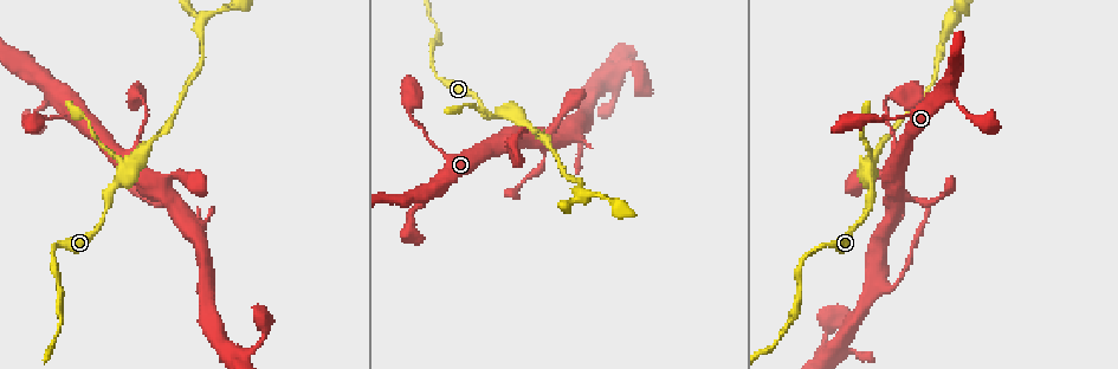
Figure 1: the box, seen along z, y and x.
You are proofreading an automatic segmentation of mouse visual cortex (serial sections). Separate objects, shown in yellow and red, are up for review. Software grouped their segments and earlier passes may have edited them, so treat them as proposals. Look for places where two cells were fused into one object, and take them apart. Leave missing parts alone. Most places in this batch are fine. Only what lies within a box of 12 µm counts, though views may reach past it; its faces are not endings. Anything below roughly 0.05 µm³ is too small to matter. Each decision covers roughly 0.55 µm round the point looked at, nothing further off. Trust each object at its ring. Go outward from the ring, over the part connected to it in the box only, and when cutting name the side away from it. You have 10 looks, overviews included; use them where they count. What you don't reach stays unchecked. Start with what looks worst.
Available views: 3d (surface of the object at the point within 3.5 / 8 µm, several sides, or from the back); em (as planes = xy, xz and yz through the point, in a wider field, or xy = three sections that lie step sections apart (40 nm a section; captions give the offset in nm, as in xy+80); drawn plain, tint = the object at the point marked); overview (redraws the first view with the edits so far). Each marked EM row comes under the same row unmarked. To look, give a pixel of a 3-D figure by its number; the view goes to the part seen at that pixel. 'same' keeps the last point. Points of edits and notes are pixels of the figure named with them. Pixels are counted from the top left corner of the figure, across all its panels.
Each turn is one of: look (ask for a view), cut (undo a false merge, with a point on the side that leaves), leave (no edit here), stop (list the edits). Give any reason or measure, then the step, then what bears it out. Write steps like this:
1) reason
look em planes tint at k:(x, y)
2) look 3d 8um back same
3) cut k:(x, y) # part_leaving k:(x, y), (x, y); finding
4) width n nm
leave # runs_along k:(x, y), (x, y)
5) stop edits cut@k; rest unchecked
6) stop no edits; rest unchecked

three-way junction
look 3d 3.5um at 1:(208, 286)

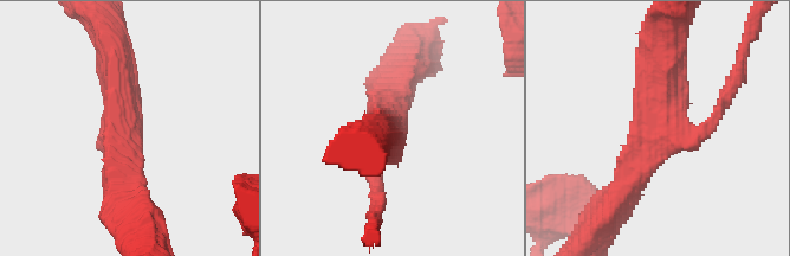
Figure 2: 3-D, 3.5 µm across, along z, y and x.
arms 3; arm_widths 200, 450, 500 nm; need the tissue
look em xy step 1 tint at 2:(119, 130)

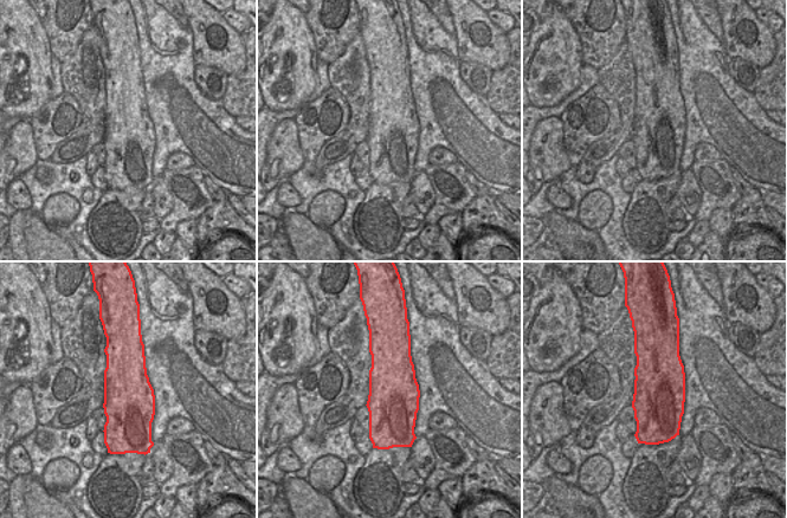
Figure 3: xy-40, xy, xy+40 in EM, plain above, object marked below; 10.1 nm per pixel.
cut 2:(724, 97) # part_leaving 2:(679, 134), (716, 119), (745, 50); two cells meet here

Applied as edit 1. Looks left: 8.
redraw
look overview

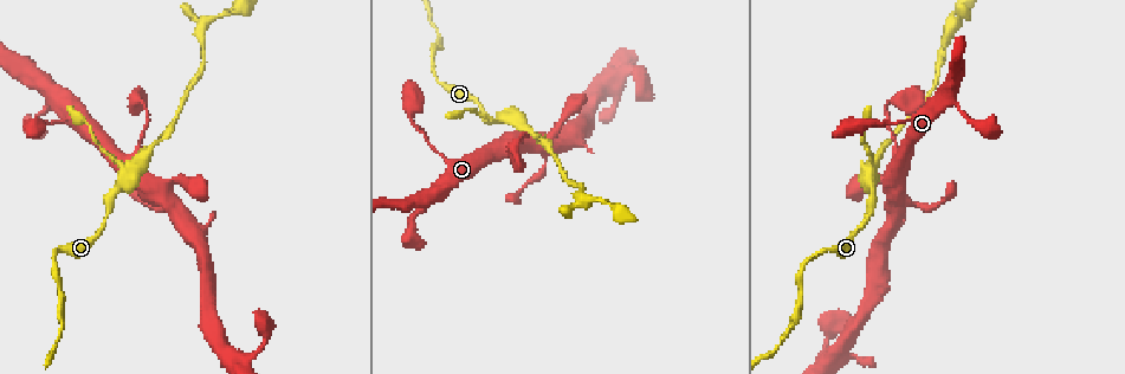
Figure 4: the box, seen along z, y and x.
branch point
look 3d 3.5um at 4:(869, 180)

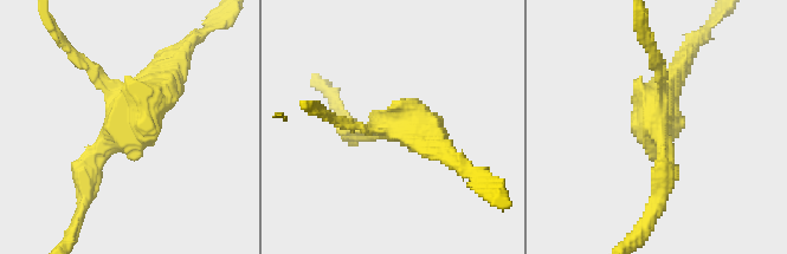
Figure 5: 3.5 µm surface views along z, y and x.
look em planes tint at 5:(399, 124)

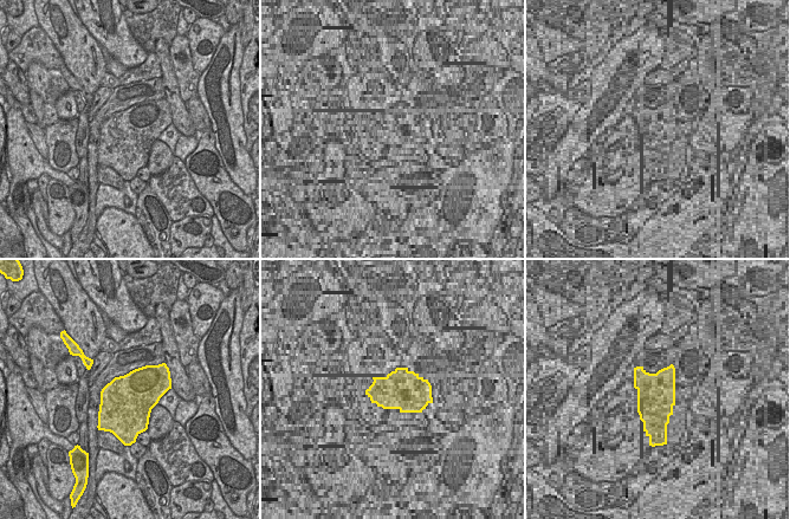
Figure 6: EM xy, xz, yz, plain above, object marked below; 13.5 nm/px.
arm_widths 100, 300, 350 nm
leave # runs_along 5:(84, 182), (179, 59); one cell here

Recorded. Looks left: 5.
thick turns thin
look 3d 3.5um at 4:(91, 128)

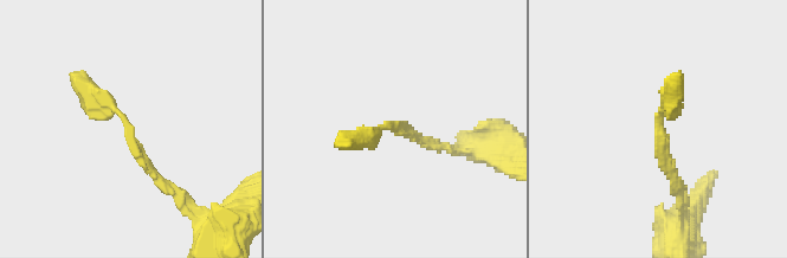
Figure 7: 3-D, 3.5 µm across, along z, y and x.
look em xy step 5 tint at 7:(392, 124)

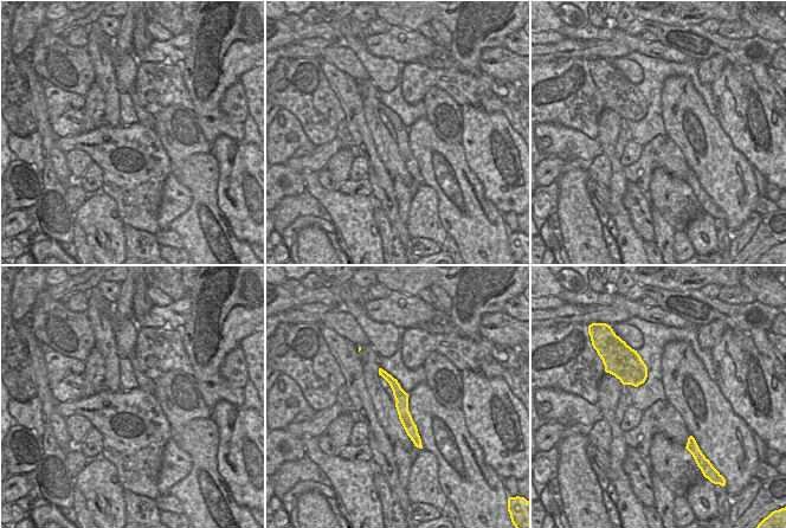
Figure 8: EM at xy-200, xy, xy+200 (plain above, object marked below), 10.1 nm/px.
leave # runs_along 7:(167, 188), (123, 116), (72, 76); one cell here

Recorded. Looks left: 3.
arms part here
look 3d 3.5um at 4:(204, 24)

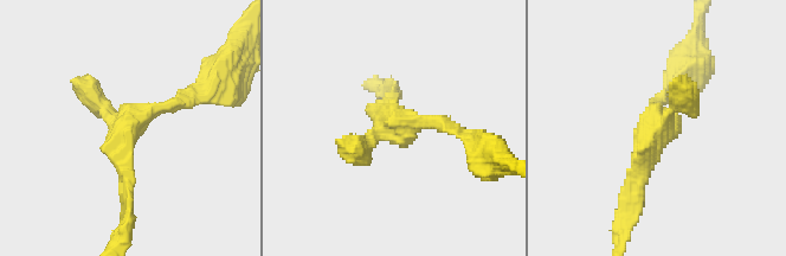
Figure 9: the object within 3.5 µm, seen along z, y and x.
look em xy step 1 tint at 9:(127, 130)

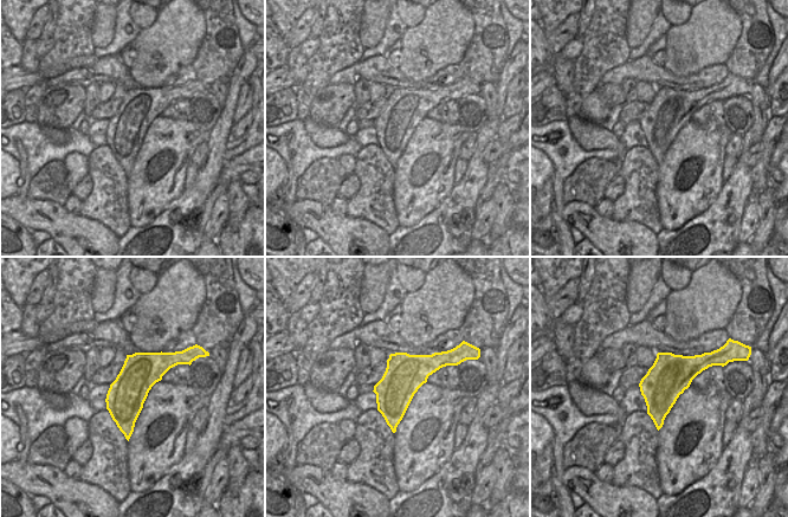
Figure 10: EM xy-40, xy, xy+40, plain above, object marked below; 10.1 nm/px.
leave # runs_along 9:(126, 205), (121, 135), (194, 100); continuous, no second cell

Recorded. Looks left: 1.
stop edits cut@2; rest unchecked

